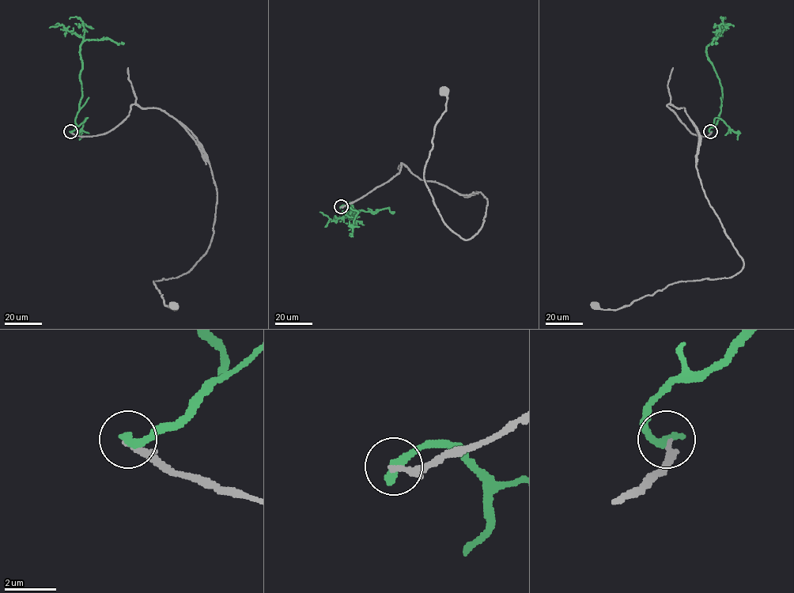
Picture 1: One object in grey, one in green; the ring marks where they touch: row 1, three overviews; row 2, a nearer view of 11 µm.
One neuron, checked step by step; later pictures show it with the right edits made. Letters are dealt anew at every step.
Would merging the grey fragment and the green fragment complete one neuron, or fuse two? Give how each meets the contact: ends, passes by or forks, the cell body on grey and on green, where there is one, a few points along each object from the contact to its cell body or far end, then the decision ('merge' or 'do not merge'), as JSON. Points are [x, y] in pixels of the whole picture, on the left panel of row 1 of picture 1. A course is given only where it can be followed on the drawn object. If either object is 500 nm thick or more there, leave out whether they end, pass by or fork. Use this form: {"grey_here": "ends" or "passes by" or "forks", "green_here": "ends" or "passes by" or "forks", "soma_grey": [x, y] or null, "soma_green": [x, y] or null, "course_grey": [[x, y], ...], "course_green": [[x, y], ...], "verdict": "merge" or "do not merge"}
{"grey_here": "ends", "green_here": "ends", "soma_grey": [172, 305], "soma_green": null, "course_grey": [[70, 132], [105, 134], [131, 105], [158, 108], [208, 161], [210, 244], [187, 273], [153, 281], [173, 307]], "course_green": [[70, 132], [77, 127], [75, 119], [81, 96], [80, 47], [83, 38], [62, 25], [49, 28]], "verdict": "do not merge"}

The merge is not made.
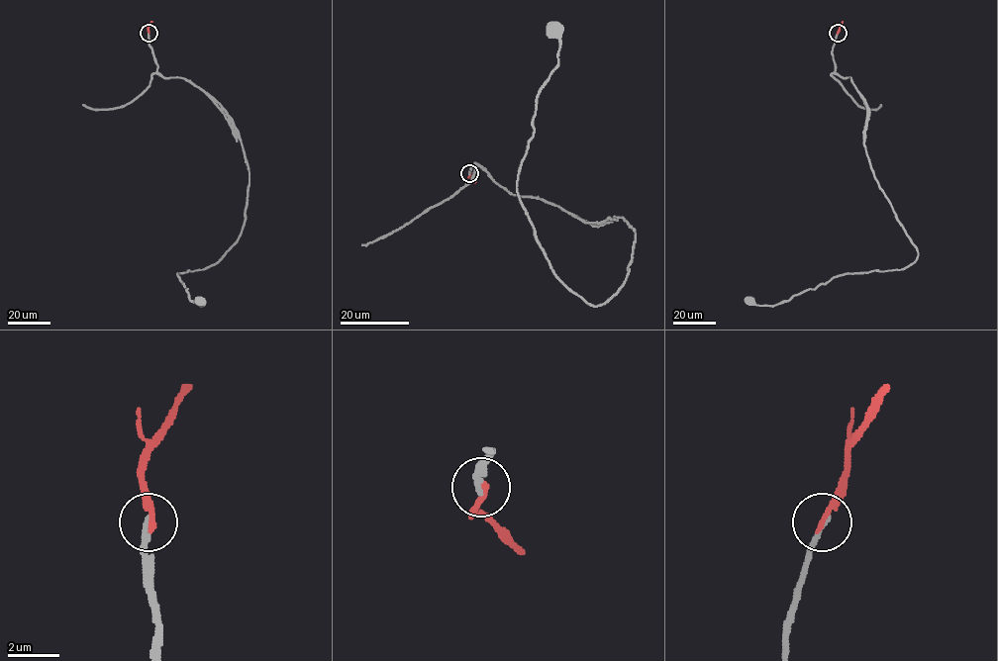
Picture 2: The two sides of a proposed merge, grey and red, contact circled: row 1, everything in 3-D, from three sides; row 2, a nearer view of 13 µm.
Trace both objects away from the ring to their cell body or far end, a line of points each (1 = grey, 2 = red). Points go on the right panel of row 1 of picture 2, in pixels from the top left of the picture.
1: (837, 33), (835, 71), (863, 99), (866, 153), (917, 259), (904, 269), (833, 277), (775, 305), (750, 302)
2: (837, 33), (843, 21)

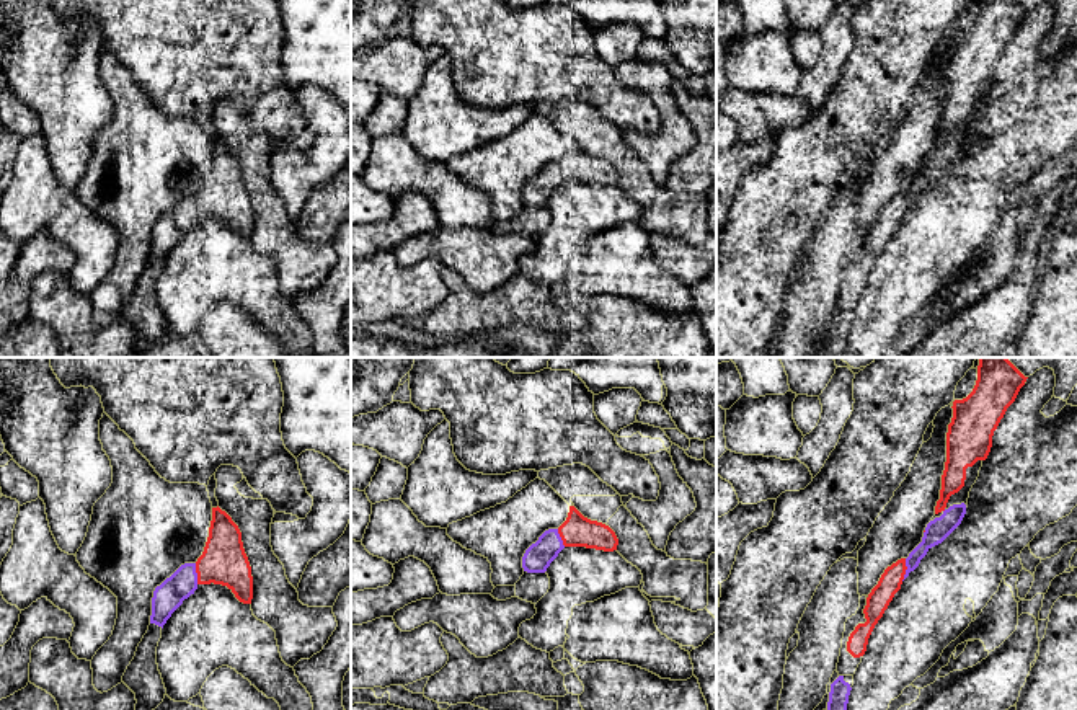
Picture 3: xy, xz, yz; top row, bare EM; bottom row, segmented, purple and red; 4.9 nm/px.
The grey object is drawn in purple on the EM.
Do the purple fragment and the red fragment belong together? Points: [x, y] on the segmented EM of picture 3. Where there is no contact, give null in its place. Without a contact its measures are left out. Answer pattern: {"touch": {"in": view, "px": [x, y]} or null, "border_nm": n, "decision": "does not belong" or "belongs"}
{"touch": {"in": "yz", "px": [906, 570]}, "border_nm": 110, "decision": "belongs"}

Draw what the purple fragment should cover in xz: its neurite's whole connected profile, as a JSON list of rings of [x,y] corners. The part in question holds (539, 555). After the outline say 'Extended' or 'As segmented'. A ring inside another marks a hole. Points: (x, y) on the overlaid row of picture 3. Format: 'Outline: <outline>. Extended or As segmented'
Outline: [[[570,506],[566,521],[558,529],[545,530],[538,540],[525,550],[522,568],[527,573],[545,573],[565,547],[614,552],[617,545],[618,539],[609,526],[591,521],[574,506]]]. Extended

